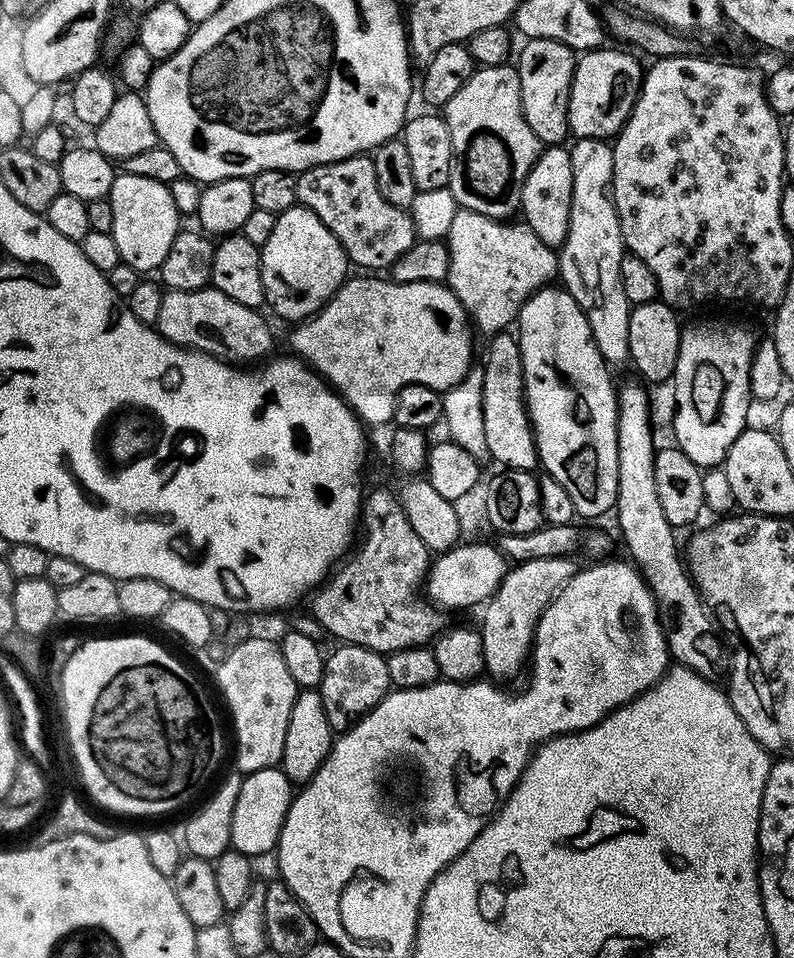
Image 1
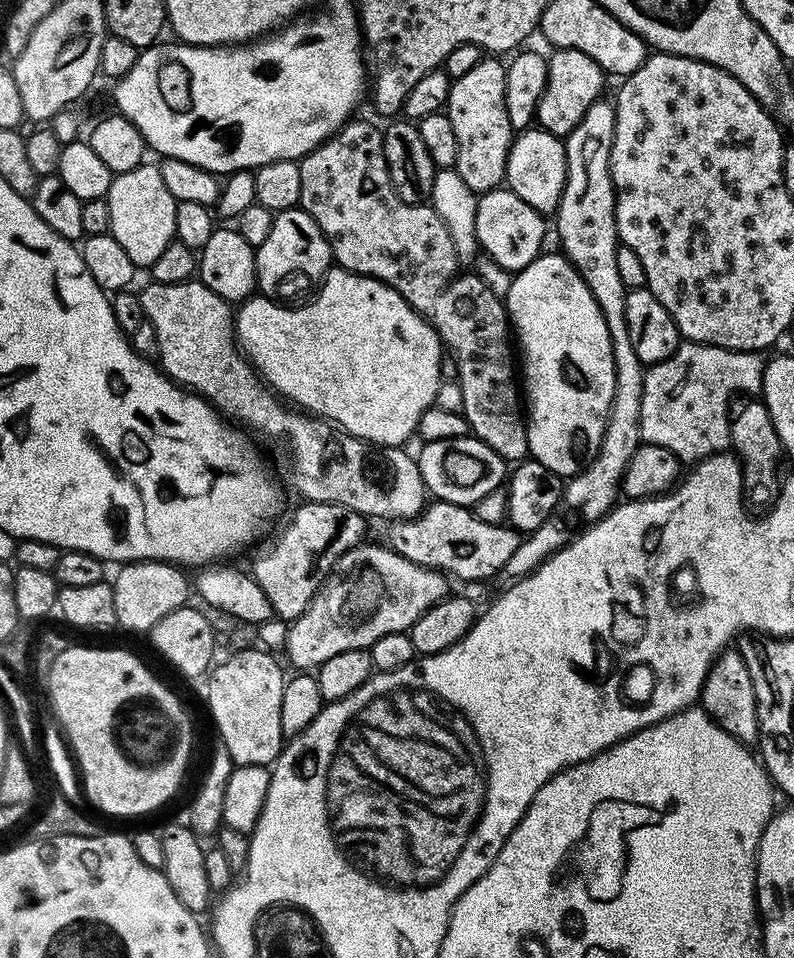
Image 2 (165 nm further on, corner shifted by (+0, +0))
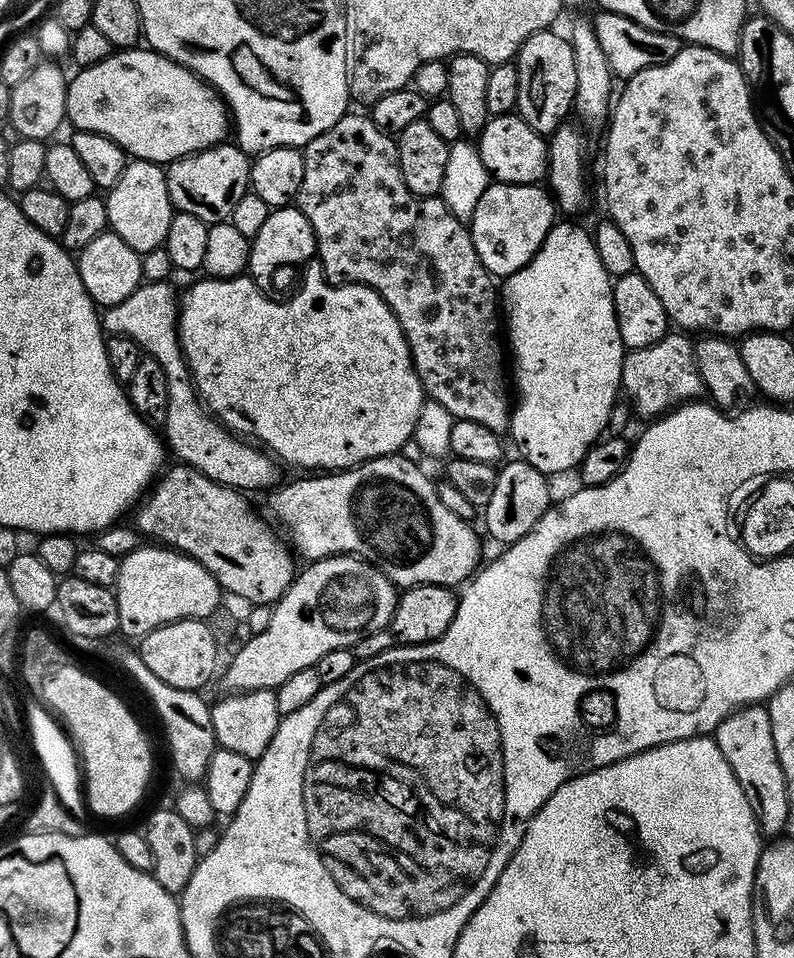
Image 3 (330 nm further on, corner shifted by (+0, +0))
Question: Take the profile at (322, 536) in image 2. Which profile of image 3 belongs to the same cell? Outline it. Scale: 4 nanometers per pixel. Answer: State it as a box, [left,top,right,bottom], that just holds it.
[135,462,298,605]

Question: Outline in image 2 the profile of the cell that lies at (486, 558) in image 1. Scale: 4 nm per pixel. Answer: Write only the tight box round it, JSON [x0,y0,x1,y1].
[283,542,449,670]

